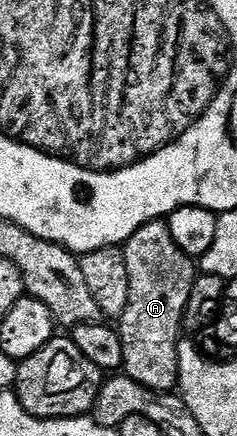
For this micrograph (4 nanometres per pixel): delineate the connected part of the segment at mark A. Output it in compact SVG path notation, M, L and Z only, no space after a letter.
M163 219L142 224L129 240L124 241L122 247L126 258L126 274L130 274L130 302L118 318L118 331L124 355L123 371L134 382L155 392L168 394L180 383L180 341L184 312L188 309L192 297L198 268L193 257L185 254L178 242L174 242L174 234L170 234Z

